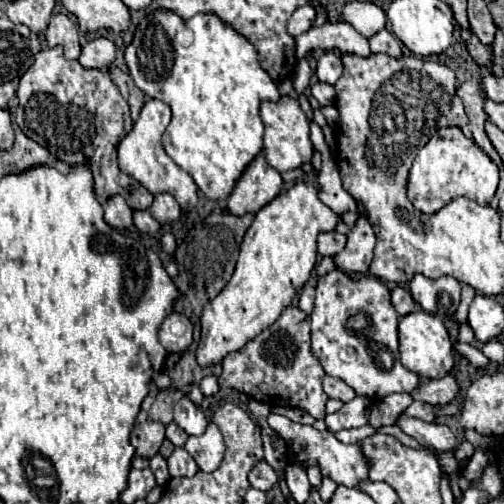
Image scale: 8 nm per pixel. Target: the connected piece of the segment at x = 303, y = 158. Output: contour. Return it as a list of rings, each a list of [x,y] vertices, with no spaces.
[[[280,96],[278,102],[262,102],[260,118],[266,128],[264,130],[264,156],[272,168],[276,168],[278,172],[284,172],[312,160],[314,146],[310,142],[310,126],[296,98]]]

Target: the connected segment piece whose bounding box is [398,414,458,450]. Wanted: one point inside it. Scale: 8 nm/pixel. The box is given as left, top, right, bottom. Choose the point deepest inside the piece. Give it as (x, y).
(436, 436)

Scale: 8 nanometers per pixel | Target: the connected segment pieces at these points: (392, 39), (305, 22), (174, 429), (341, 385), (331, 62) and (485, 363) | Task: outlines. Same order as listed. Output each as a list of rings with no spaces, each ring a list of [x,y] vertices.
[[[386,28],[380,30],[378,34],[374,34],[374,36],[370,38],[370,48],[372,48],[374,54],[376,54],[376,52],[382,52],[382,54],[388,54],[388,56],[392,56],[392,58],[400,58],[400,56],[402,56],[400,40],[398,40],[392,32],[388,32]]]
[[[306,4],[306,6],[298,8],[298,10],[290,16],[290,20],[288,20],[288,32],[290,32],[294,38],[300,36],[300,34],[304,34],[304,32],[308,32],[308,30],[312,28],[314,18],[316,18],[314,6]]]
[[[170,422],[170,424],[166,426],[166,438],[168,438],[174,446],[184,446],[188,434],[186,434],[184,430],[180,430],[174,422]]]
[[[324,376],[324,392],[328,394],[328,398],[338,398],[342,402],[350,402],[356,396],[356,392],[346,382],[332,376]]]
[[[324,52],[318,60],[318,68],[316,68],[316,76],[322,82],[328,84],[336,84],[336,80],[342,74],[342,60],[340,56],[336,56],[334,52]]]
[[[454,340],[454,352],[460,354],[460,356],[464,356],[470,362],[470,366],[474,366],[478,370],[490,368],[490,360],[482,354],[482,350],[478,350],[478,348],[470,346],[470,344],[464,344],[460,340]]]

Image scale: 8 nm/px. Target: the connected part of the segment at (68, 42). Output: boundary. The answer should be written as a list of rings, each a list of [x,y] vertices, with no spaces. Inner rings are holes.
[[[52,14],[48,28],[46,28],[46,42],[48,46],[62,46],[64,56],[68,60],[76,60],[80,56],[80,44],[78,44],[78,30],[76,24],[66,14]]]

